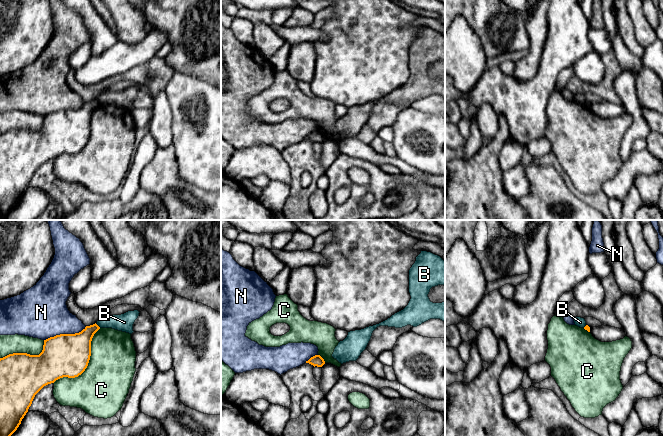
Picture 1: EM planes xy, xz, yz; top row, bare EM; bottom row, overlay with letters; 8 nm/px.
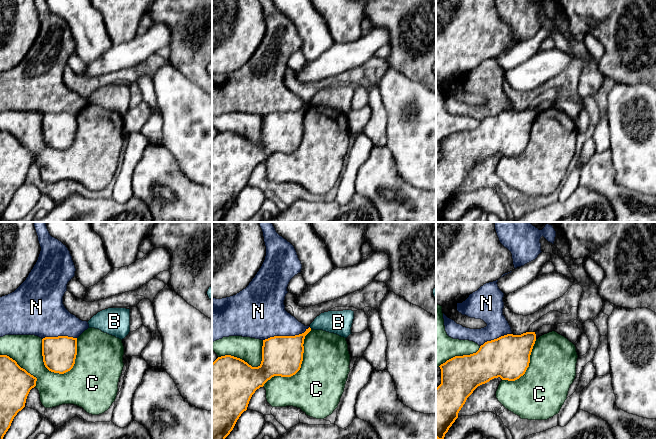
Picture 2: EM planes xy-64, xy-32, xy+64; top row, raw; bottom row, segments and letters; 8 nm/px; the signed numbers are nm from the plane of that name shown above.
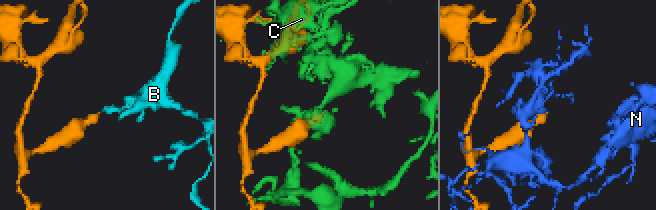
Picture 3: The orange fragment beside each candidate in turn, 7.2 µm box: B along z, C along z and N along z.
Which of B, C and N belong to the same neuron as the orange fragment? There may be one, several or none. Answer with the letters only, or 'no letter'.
no letter

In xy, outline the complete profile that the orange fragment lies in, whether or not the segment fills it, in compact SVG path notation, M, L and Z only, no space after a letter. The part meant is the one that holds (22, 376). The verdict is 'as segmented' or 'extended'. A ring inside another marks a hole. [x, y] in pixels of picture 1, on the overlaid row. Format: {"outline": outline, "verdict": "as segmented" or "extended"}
{"outline": "M95 323L75 334L60 334L44 340L39 355L13 353L0 358L0 436L11 436L21 424L35 395L56 380L81 375L91 356L91 341L100 329Z", "verdict": "as segmented"}

